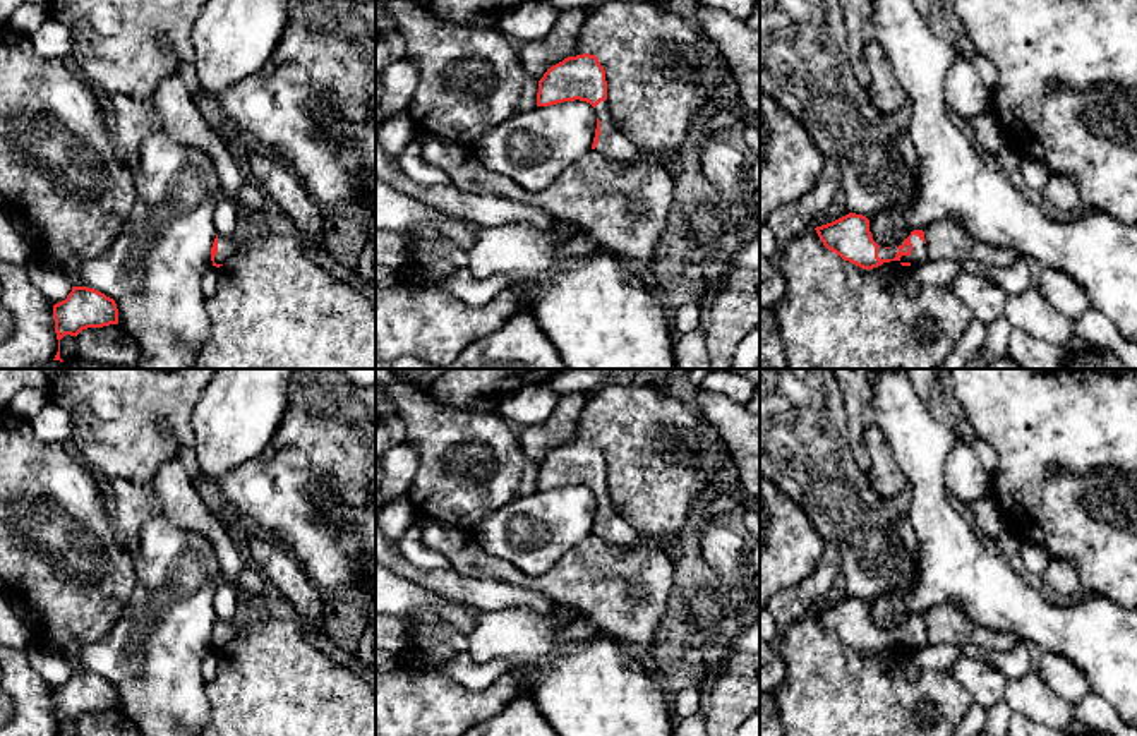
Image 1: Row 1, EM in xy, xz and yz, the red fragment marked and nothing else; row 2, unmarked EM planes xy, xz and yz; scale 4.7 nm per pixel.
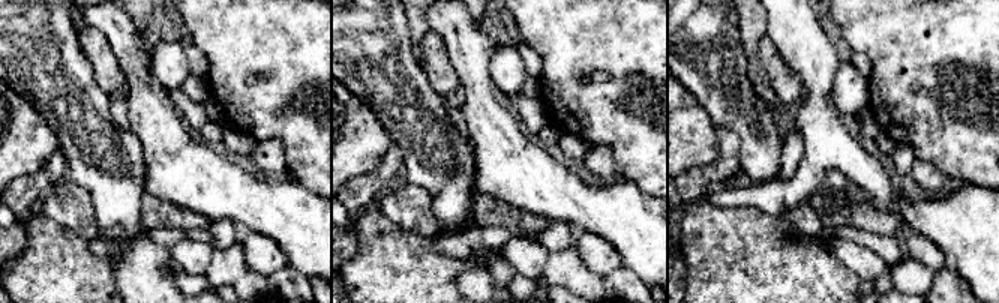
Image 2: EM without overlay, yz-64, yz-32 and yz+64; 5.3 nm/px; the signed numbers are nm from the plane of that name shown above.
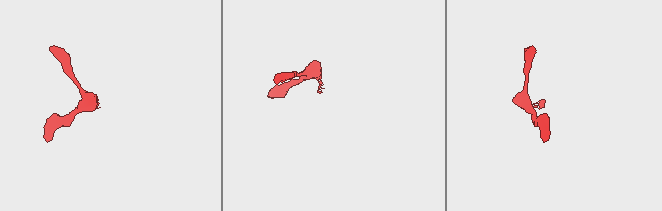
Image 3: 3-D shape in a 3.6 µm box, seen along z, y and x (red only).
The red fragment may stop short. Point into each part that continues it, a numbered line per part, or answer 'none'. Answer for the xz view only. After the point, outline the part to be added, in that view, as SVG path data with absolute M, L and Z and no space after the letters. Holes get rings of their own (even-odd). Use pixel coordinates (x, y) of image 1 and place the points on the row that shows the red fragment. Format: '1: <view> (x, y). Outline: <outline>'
1: xz (613, 144). Outline: M600 101L595 106L595 112L597 118L600 120L600 136L595 151L616 161L617 165L628 165L640 160L643 151L614 127L607 103Z

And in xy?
1: xy (227, 247). Outline: M218 237L218 254L214 256L216 264L225 264L237 254L238 245L233 238Z

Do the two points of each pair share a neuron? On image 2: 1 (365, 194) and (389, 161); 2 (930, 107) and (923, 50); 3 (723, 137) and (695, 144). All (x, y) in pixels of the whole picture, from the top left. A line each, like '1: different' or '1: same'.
1: same
2: same
3: different

